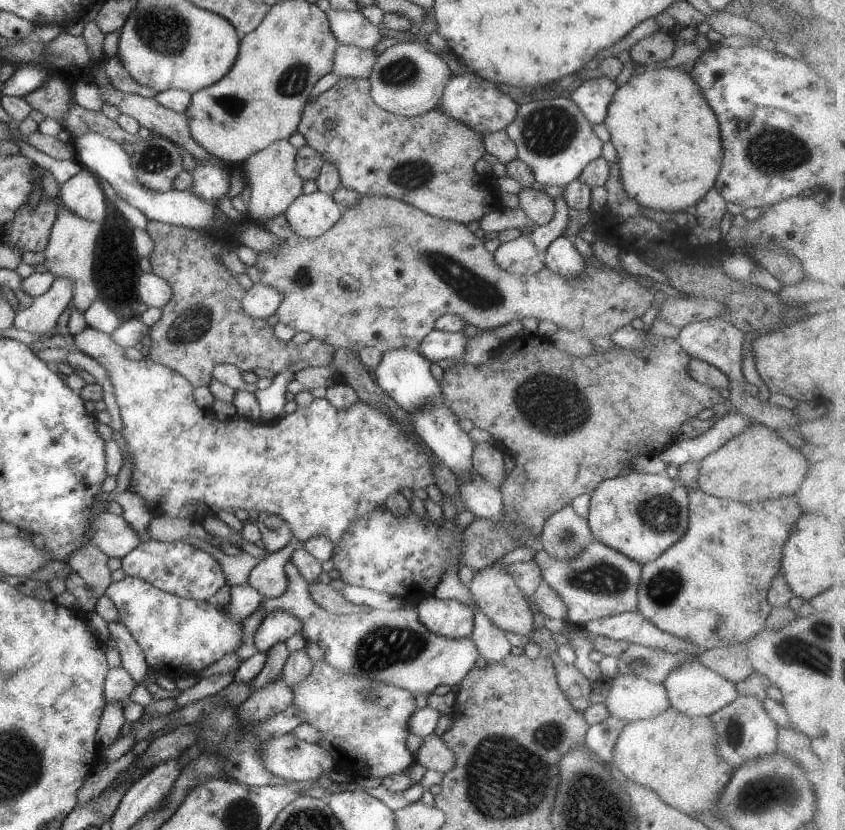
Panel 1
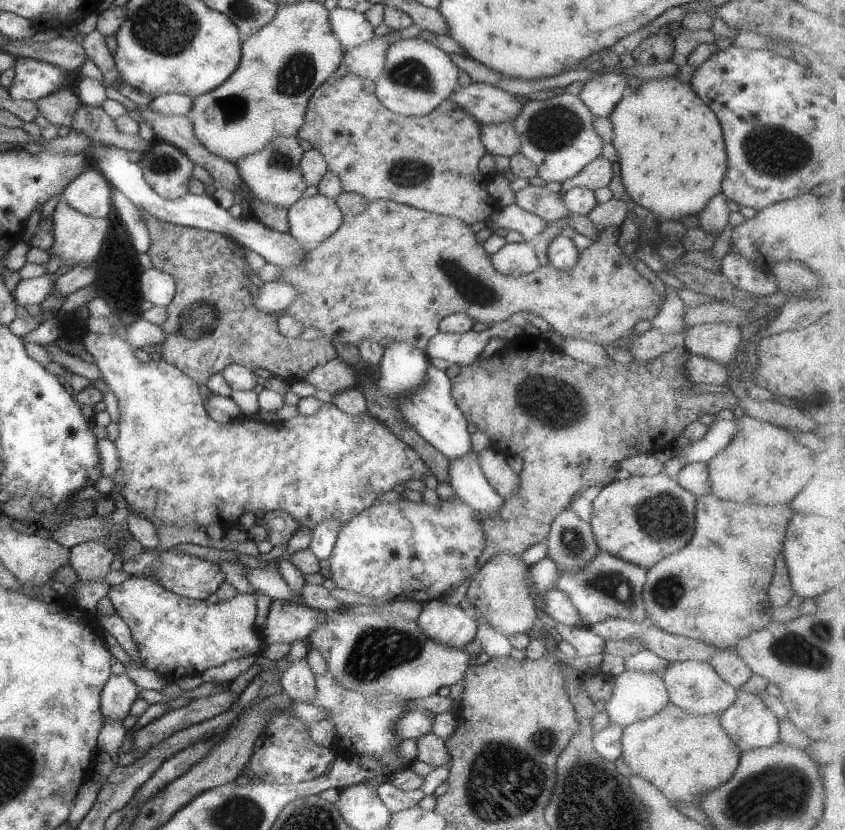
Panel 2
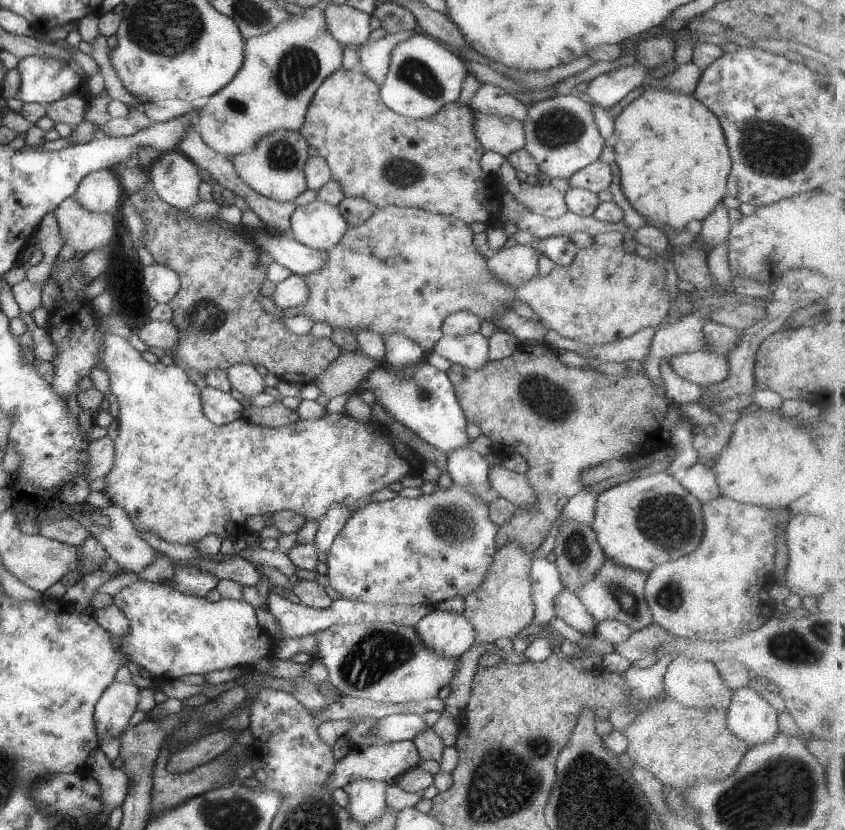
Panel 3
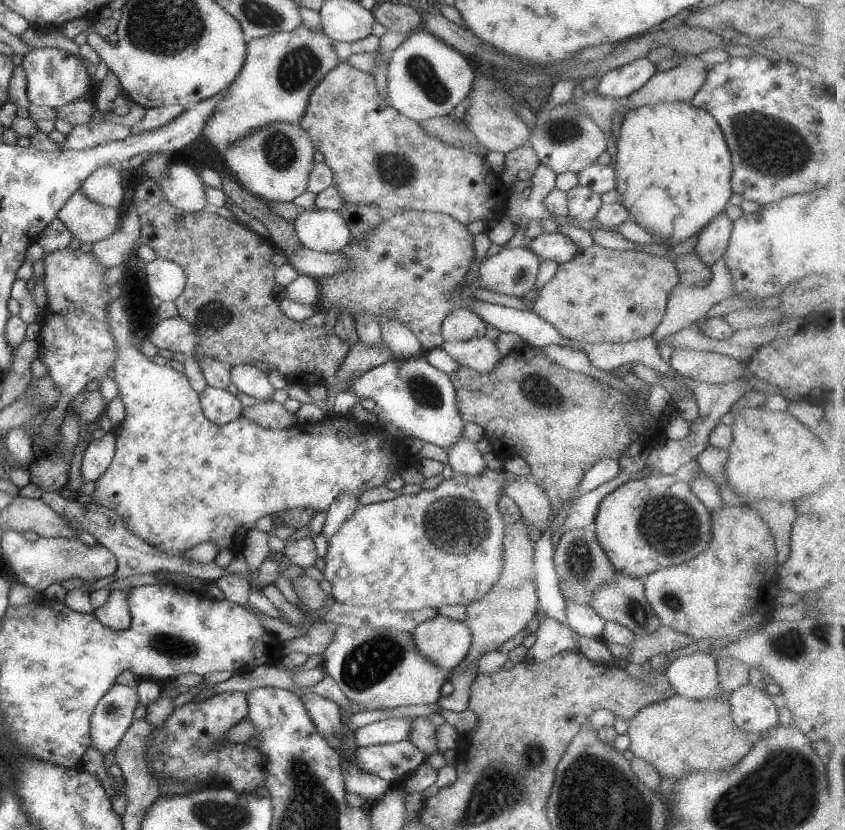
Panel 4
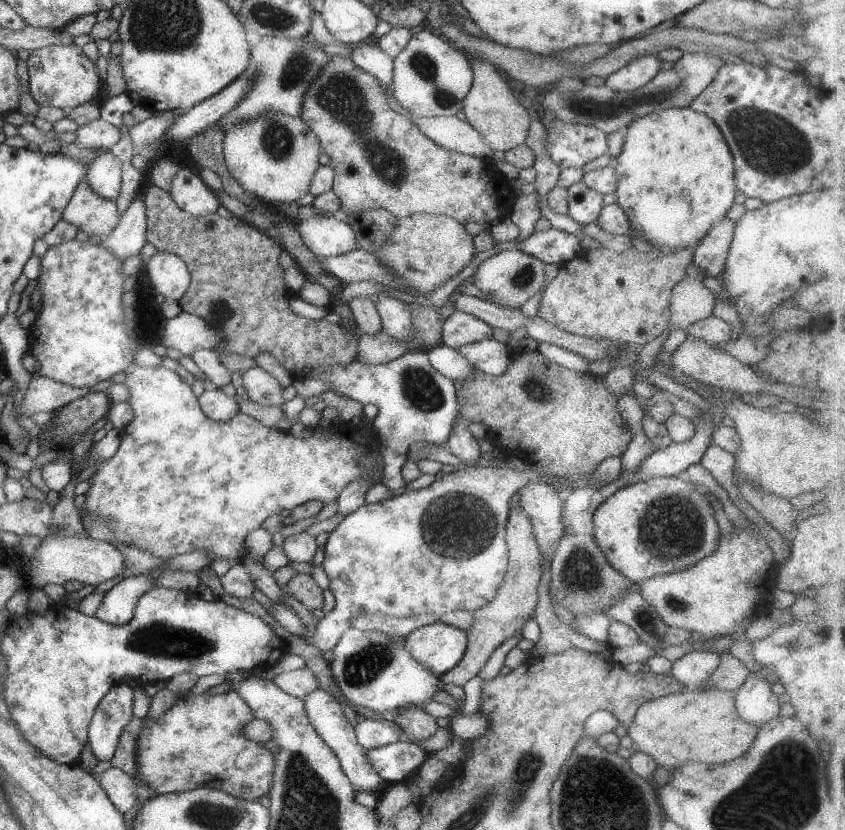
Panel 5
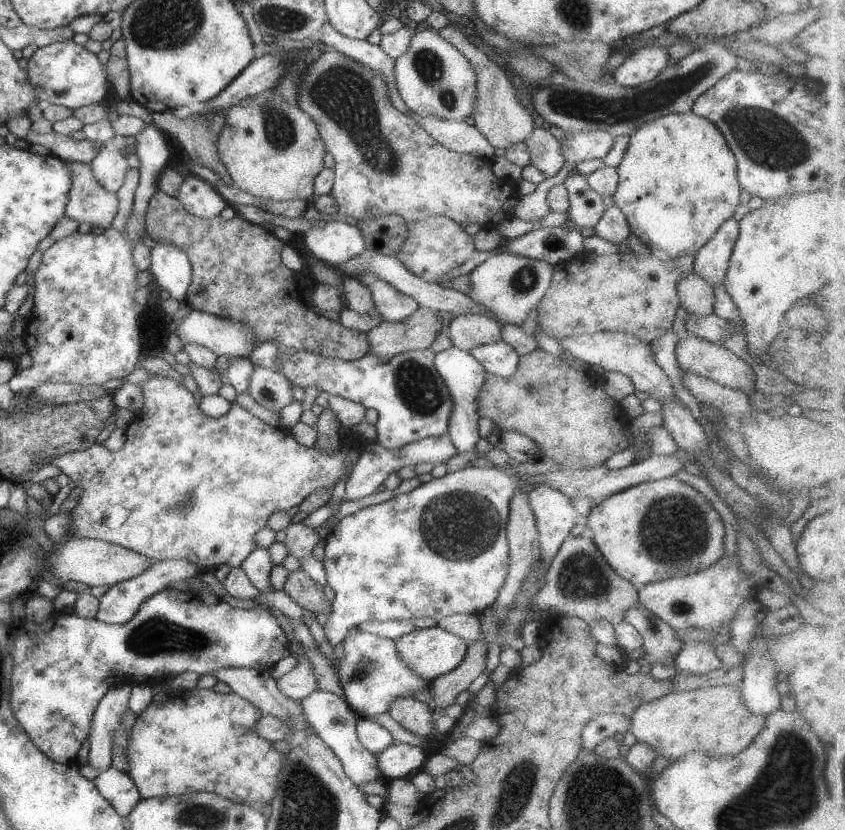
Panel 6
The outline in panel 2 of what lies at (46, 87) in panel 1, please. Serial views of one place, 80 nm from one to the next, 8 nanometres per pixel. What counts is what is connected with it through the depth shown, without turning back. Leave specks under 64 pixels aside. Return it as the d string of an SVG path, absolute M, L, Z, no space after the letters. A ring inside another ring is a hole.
M63 86L46 97L37 99L38 114L54 126L67 126L72 120L80 104L79 99L71 89Z

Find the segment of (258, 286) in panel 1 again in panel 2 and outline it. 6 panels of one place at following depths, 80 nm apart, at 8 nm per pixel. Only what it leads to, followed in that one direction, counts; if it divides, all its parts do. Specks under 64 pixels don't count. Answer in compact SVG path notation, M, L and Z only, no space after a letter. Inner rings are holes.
M283 279L269 281L258 288L259 296L252 298L253 306L264 313L281 313L297 296L297 289Z

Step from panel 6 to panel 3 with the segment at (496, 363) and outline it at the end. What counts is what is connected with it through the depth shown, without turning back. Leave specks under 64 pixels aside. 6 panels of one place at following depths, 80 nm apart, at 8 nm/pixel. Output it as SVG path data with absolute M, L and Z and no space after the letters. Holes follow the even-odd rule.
M479 332L472 335L442 335L432 350L451 364L477 370L487 361L487 339Z

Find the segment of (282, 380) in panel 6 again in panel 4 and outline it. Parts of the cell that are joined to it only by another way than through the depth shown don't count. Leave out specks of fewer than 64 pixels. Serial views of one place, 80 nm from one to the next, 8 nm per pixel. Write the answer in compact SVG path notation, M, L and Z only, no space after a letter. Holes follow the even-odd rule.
M235 365L229 368L230 382L235 386L235 391L242 392L258 401L269 401L275 390L263 373L254 365Z

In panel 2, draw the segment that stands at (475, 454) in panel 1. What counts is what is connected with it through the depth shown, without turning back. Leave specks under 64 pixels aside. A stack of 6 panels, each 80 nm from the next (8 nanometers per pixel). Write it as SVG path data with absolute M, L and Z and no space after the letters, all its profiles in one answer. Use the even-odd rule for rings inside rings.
M491 448L476 453L481 470L491 488L503 499L511 497L518 490L518 474L511 470L505 456L493 452Z

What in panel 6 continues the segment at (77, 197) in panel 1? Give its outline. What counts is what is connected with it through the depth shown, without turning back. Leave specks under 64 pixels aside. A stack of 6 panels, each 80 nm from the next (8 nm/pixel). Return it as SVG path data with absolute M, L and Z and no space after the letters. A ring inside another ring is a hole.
M110 145L103 146L89 163L93 178L105 189L116 193L129 166L126 156Z

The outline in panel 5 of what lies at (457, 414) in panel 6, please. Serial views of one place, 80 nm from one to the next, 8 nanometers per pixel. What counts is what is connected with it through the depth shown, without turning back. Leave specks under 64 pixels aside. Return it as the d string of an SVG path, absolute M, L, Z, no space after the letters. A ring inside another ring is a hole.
M440 345L427 348L428 361L439 374L451 379L464 381L474 373L474 366L453 347ZM458 414L444 445L448 452L460 460L458 468L465 464L470 464L467 467L473 467L475 460L480 457L477 440L467 429L468 423Z

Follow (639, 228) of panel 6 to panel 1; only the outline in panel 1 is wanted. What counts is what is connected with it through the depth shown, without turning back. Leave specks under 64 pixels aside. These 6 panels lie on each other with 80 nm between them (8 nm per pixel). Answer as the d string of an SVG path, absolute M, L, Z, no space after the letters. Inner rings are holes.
M648 64L645 68L641 74L631 74L627 81L618 84L607 105L603 123L616 150L620 181L628 197L653 210L685 210L695 206L714 186L720 171L722 144L719 123L690 73L678 67L659 67L658 64Z

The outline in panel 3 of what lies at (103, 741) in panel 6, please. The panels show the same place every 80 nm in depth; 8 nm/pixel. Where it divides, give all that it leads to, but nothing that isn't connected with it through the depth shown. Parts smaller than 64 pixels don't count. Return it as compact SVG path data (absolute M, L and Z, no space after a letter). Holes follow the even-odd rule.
M111 681L94 706L94 731L98 740L120 736L136 710L139 697L139 689L135 685Z

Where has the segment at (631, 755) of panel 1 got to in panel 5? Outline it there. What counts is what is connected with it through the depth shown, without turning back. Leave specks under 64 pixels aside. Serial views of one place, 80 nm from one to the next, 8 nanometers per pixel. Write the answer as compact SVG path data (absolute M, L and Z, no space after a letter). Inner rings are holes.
M709 686L707 689L683 689L644 702L638 706L630 725L625 728L625 734L629 735L633 741L633 748L651 755L657 764L673 771L683 763L699 761L708 765L716 765L737 758L750 747L758 728L759 726L739 718L732 691Z

